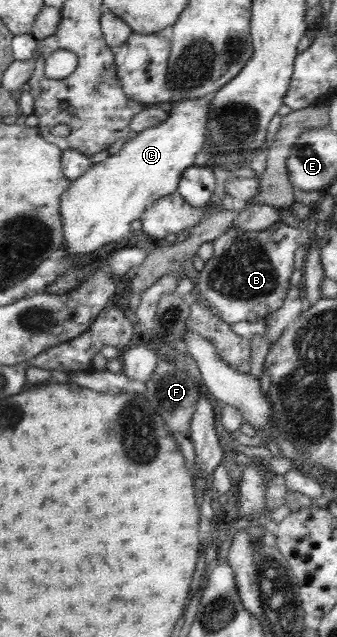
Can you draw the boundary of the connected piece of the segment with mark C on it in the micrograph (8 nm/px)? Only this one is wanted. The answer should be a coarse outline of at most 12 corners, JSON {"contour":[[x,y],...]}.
{"contour":[[210,98],[94,163],[64,194],[64,254],[134,235],[209,140]]}

